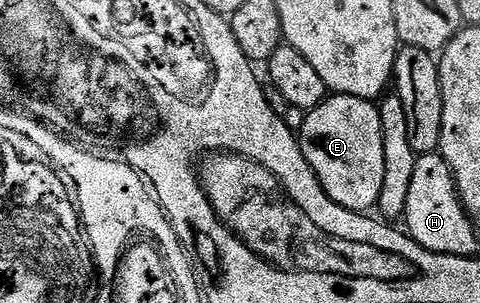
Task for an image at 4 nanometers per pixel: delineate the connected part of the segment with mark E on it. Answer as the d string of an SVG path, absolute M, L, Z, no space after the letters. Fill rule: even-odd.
M330 95L318 108L308 112L299 139L311 170L315 170L323 190L335 203L362 214L376 209L379 190L383 190L383 130L381 109L374 101L354 96Z

